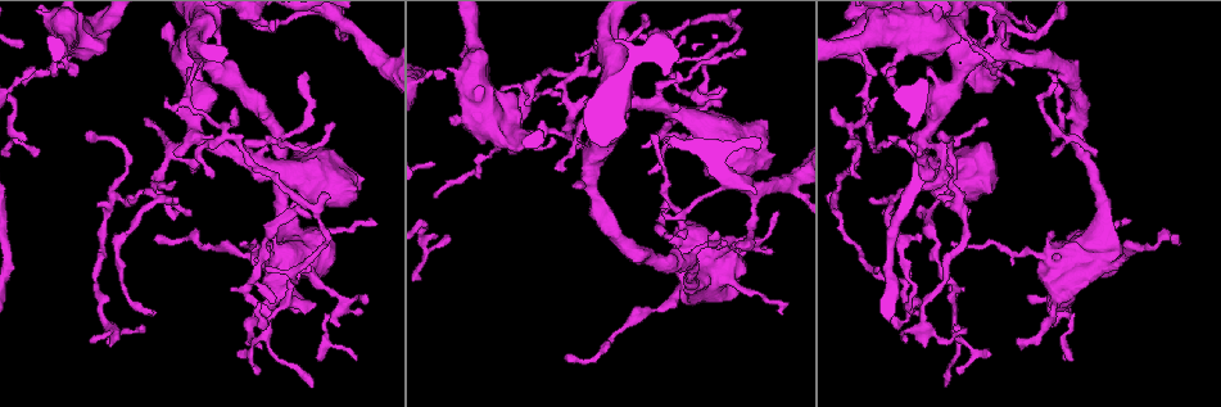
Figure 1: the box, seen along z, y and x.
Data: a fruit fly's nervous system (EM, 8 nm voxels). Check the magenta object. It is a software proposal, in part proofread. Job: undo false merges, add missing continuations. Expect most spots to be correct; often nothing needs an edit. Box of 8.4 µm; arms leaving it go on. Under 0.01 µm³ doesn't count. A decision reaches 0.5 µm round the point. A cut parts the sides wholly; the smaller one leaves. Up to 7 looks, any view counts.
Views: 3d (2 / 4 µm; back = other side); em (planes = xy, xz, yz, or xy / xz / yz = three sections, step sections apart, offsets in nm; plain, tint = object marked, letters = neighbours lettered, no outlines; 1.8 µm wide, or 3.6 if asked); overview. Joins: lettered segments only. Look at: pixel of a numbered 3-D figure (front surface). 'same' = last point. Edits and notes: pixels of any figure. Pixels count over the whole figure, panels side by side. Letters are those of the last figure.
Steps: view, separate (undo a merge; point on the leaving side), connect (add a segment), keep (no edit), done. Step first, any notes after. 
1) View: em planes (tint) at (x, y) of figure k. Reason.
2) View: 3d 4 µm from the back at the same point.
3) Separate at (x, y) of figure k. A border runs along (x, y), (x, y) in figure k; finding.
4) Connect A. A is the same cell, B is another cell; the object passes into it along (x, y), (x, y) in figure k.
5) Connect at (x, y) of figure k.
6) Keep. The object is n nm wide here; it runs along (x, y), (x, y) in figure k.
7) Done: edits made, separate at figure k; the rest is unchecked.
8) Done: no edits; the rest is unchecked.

View: 3d 2 µm at (112, 195) of figure 1.

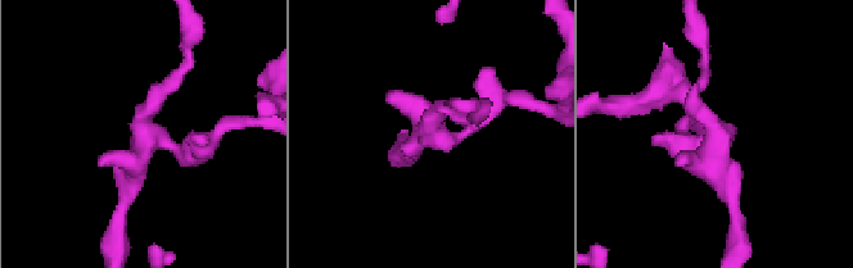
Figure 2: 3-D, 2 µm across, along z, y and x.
View: em planes (letters) at (145, 142) of figure 2. 3 arms meet here; need the tissue.

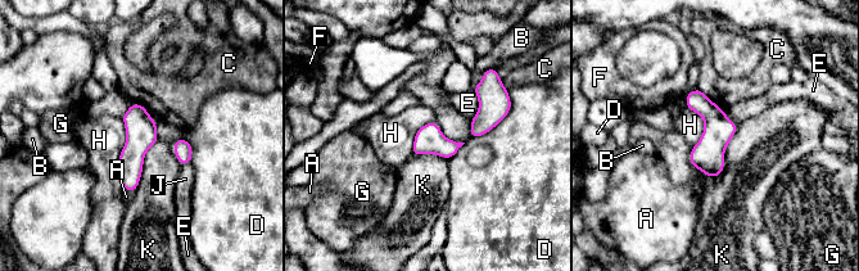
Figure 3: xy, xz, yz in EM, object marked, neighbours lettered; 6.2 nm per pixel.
Keep. A, B, C, D, E, F, G, H, J and K are other cells; a border runs along (737, 125), (720, 174), (688, 162) in figure 3; all the same neuron.

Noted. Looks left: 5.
View: em planes (letters) at (217, 33) of figure 1.

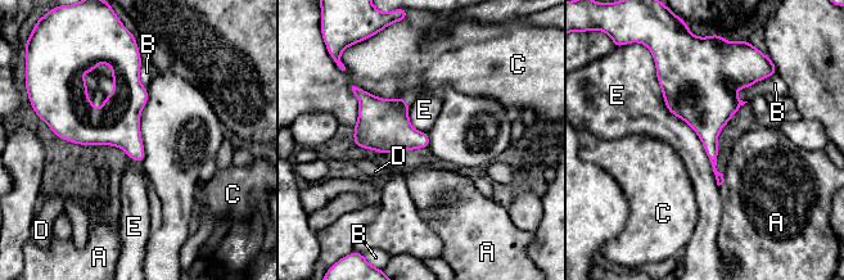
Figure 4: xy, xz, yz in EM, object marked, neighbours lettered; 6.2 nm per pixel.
Keep. The object is 200 nm wide here; A, B, C, D and E are other cells; a border runs along (655, 70), (718, 185) in figure 4; one neuron here.

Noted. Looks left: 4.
View: 3d 4 µm at (1095, 243) of figure 1. Abrupt turn.

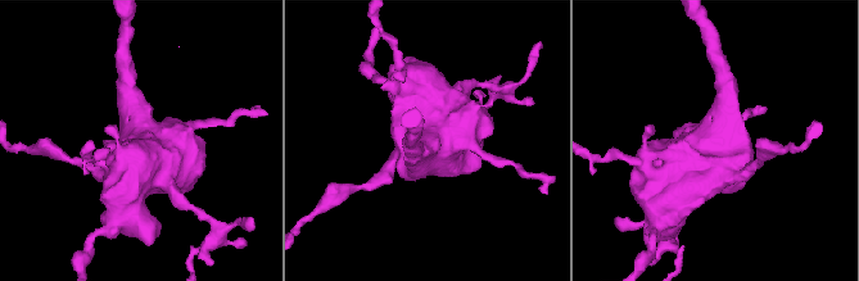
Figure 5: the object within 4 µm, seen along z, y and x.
View: em yz step 8 (plain) at (711, 144) of figure 5.

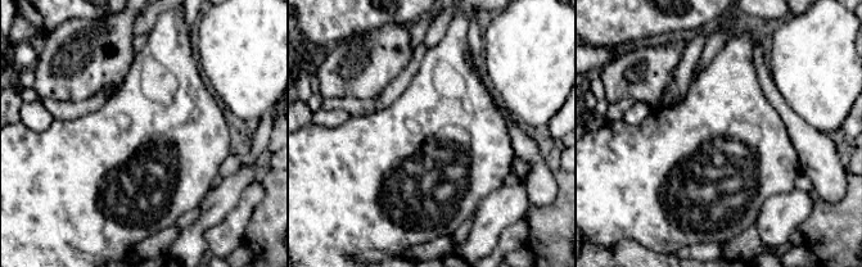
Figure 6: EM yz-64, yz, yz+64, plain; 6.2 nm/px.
View: em yz step 8 (letters) at the same point.

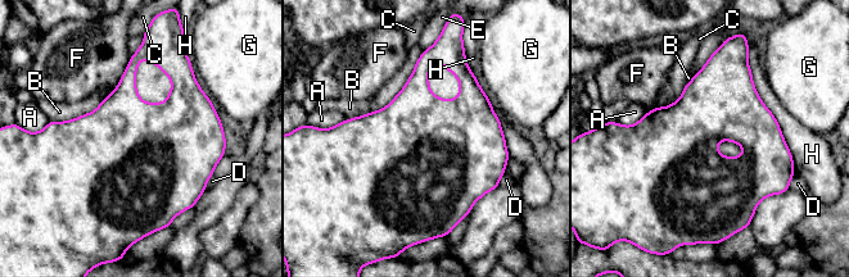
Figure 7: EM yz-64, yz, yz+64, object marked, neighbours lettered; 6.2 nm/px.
Keep. The longest contact is with H, 800 nm; A, B, C, D, E, F, G and H are other cells; all the same neuron.

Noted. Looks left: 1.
Done: no edits; the rest is unchecked.

